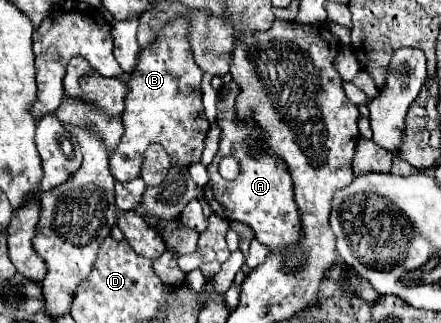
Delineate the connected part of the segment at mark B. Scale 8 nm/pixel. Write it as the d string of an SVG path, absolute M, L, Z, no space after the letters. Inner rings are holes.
M179 17L167 23L163 31L157 35L157 39L139 53L137 67L133 67L131 75L125 79L127 95L125 95L125 111L121 115L125 133L109 161L109 169L117 181L131 181L139 177L143 153L155 142L165 148L172 165L188 168L189 165L201 161L209 121L205 117L201 101L203 71L197 67L193 59L187 33L189 33L187 19ZM177 125L185 125L185 131Z

